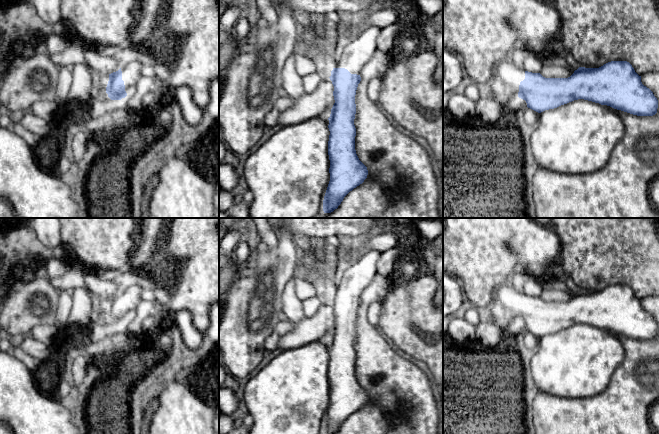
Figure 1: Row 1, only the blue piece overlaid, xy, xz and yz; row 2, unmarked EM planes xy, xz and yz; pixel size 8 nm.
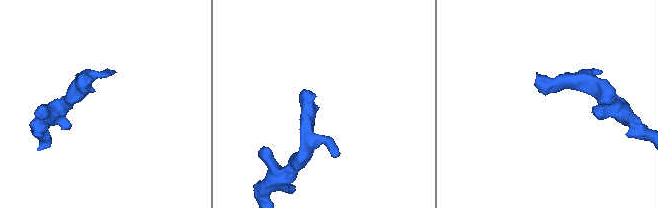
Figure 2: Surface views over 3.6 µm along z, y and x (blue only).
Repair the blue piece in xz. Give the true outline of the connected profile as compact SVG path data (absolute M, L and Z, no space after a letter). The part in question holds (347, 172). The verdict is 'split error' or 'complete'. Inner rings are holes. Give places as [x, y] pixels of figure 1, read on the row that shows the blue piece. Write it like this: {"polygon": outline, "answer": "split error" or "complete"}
{"polygon": "M372 26L362 31L356 38L342 43L329 77L334 86L333 96L335 103L328 118L330 131L328 141L330 181L323 200L324 213L331 213L337 209L344 197L362 184L368 175L367 167L359 160L355 150L355 95L358 84L361 81L360 74L378 49L377 41L381 30L379 27Z", "answer": "split error"}

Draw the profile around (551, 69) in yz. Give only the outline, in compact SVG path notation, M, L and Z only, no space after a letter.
M546 61L540 74L545 78L568 78L575 70L571 69L568 63L559 63L556 61Z

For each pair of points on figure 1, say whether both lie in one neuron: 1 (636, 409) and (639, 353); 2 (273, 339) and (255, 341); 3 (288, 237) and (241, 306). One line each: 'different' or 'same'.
1: same
2: different
3: same

